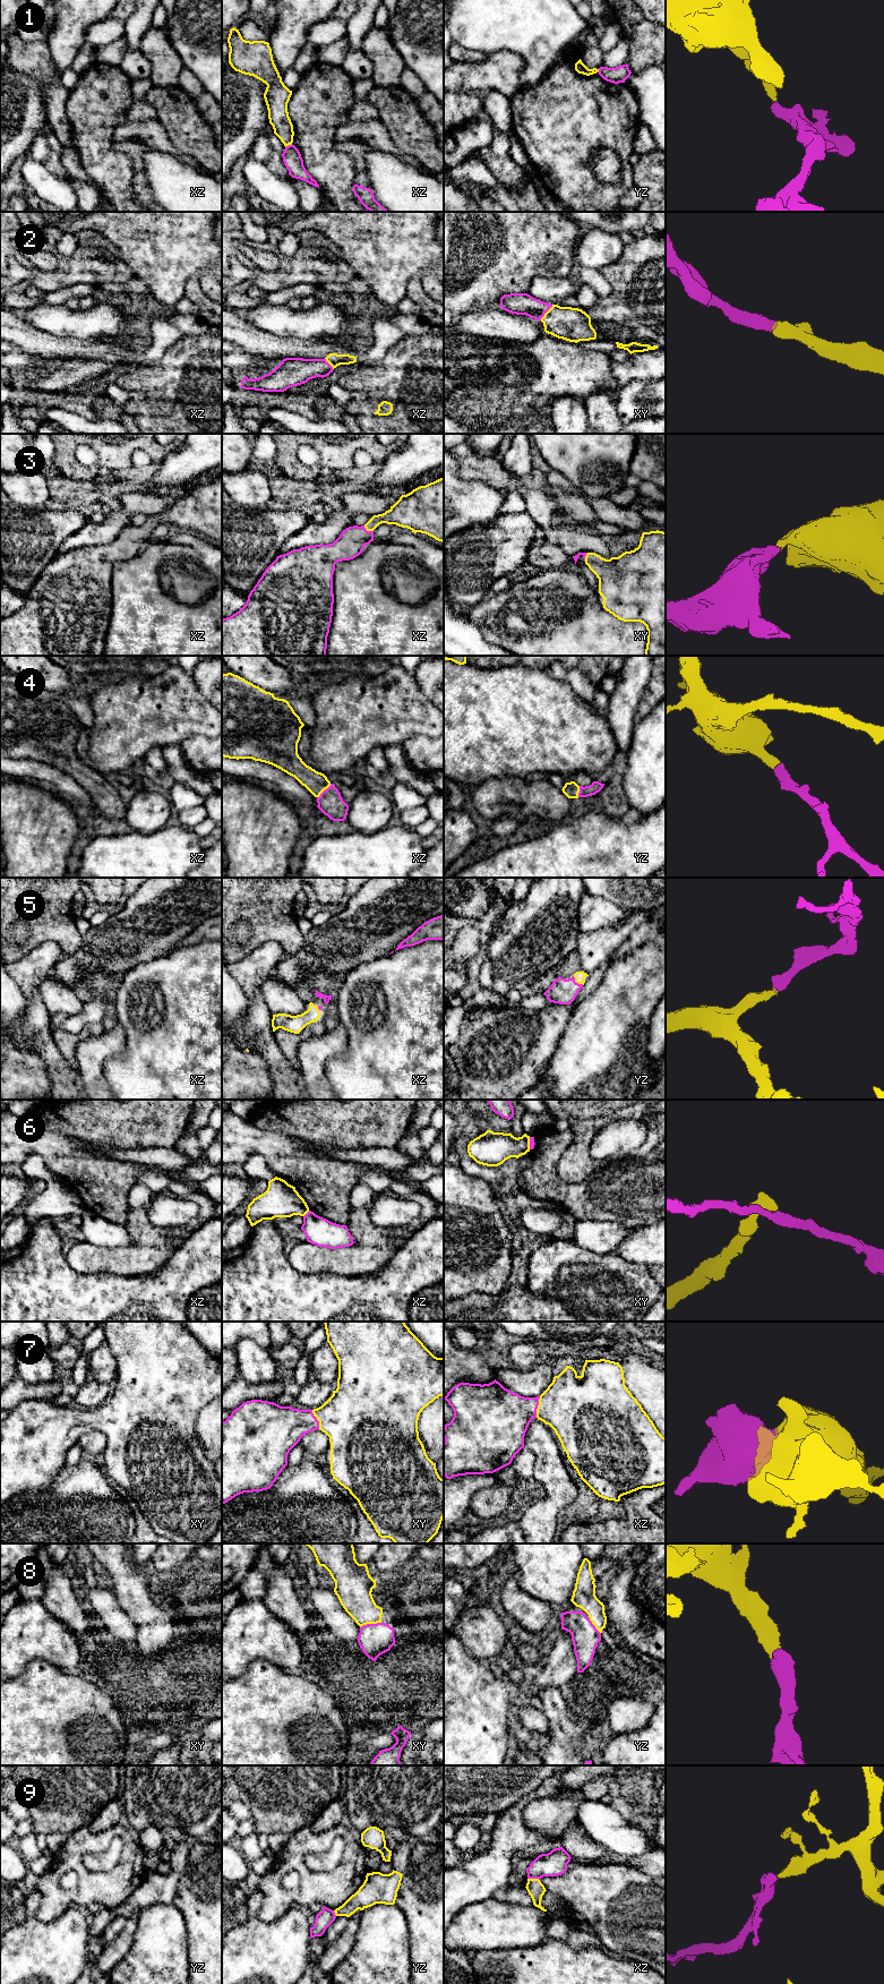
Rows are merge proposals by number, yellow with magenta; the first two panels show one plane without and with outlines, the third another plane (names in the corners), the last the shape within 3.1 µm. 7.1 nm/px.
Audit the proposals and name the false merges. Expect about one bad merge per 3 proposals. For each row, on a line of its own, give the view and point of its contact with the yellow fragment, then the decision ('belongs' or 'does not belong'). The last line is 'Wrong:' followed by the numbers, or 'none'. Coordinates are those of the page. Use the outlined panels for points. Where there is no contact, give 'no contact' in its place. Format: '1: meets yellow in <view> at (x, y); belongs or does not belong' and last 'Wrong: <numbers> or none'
1: meets yellow in xz at (288, 145); does not belong
2: meets yellow in xy at (546, 313); belongs
3: meets yellow in xz at (368, 530); belongs
4: meets yellow in xz at (324, 789); belongs
5: meets yellow in yz at (577, 982); belongs
6: meets yellow in xz at (306, 1213); does not belong
7: meets yellow in xz at (538, 1407); belongs
8: meets yellow in xy at (370, 1623); belongs
9: meets yellow in xz at (533, 1879); belongs
Wrong: 1, 6

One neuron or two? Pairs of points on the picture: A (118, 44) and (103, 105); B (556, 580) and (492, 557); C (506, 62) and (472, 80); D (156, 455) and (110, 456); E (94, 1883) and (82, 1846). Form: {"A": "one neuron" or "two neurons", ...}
{"A": "two neurons", "B": "two neurons", "C": "one neuron", "D": "one neuron", "E": "one neuron"}

